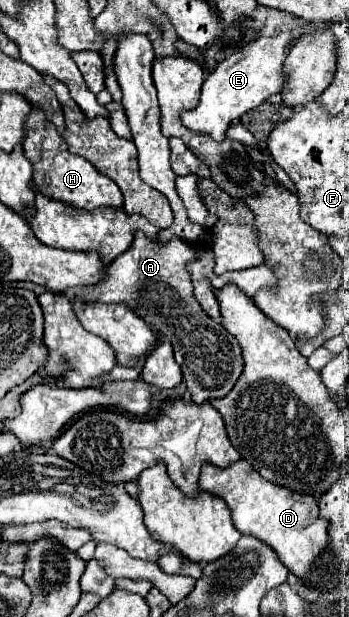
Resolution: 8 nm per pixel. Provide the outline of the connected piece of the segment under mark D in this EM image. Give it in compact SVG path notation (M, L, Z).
M243 458L225 468L205 464L201 468L199 488L223 498L231 510L233 526L241 534L255 536L269 544L289 572L301 580L311 572L317 554L327 546L329 522L319 518L317 500L313 496L293 494L293 490L285 490L283 486L261 478L261 474L257 474L257 470Z

